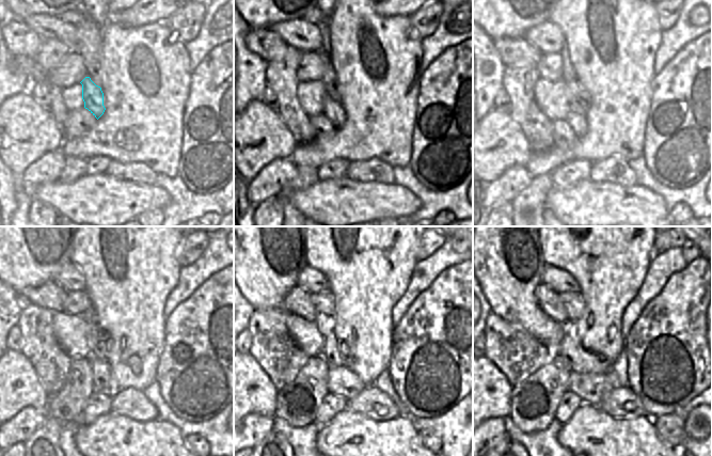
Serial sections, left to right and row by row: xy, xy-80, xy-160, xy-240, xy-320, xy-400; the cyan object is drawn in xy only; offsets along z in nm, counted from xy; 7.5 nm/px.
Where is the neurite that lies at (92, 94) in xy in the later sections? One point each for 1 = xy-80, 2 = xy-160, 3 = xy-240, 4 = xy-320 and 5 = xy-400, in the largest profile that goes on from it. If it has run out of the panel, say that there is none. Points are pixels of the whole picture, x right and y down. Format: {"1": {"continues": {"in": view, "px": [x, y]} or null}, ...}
{"1": {"continues": {"in": "xy-80", "px": [333, 110]}}, "2": {"continues": {"in": "xy-160", "px": [578, 122]}}, "3": {"continues": {"in": "xy-240", "px": [101, 375]}}, "4": {"continues": {"in": "xy-320", "px": [342, 381]}}, "5": {"continues": {"in": "xy-400", "px": [591, 388]}}}

